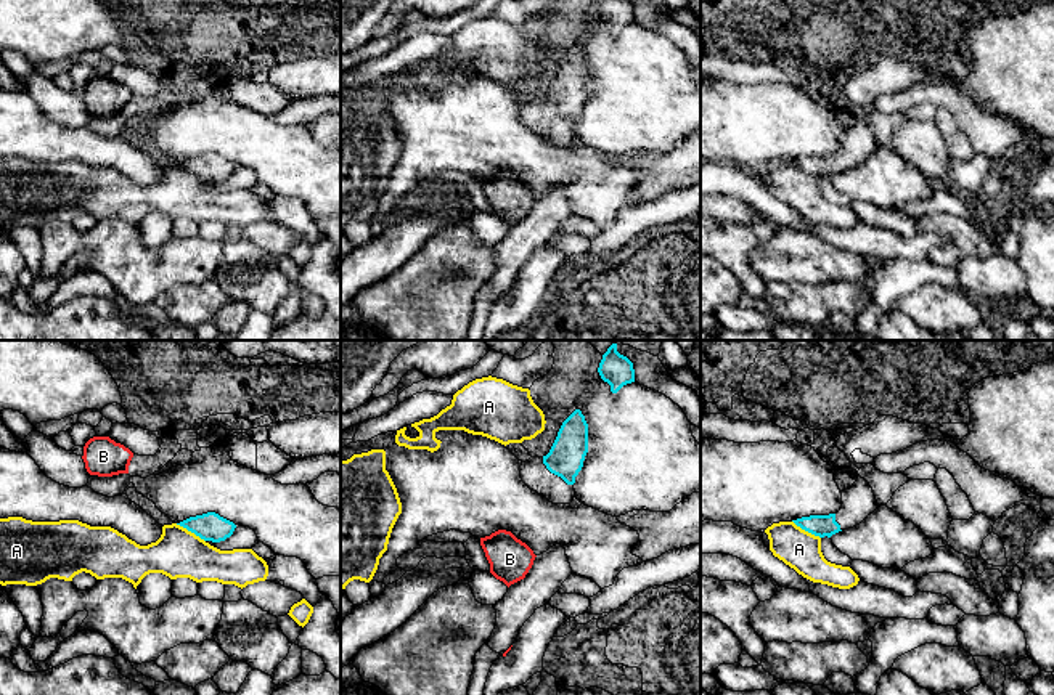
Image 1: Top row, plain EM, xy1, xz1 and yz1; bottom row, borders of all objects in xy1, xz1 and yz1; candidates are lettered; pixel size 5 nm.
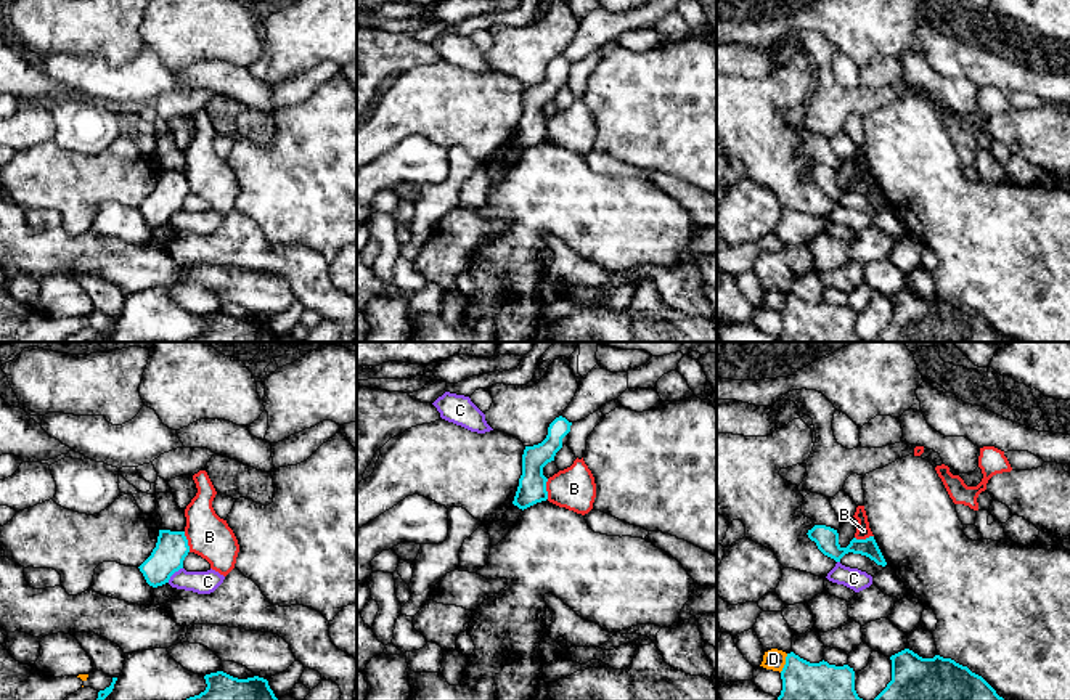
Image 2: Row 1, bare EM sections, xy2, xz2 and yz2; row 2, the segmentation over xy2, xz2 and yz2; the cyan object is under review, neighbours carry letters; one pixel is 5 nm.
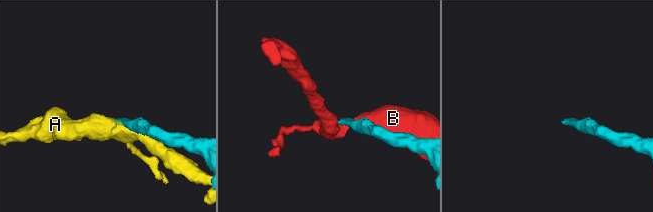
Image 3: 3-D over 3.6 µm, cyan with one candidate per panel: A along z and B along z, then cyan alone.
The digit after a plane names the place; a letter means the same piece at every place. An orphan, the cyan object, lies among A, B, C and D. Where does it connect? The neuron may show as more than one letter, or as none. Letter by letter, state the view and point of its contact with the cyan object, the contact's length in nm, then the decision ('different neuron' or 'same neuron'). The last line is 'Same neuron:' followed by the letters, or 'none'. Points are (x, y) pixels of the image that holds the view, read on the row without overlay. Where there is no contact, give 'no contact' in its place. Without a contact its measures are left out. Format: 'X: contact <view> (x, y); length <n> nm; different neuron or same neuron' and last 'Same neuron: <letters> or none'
A: contact xy1 (190, 170); length 180 nm; different neuron
B: contact xy2 (187, 182); length 110 nm; different neuron
C: contact xy2 (174, 212); length 110 nm; different neuron
D: contact yz2 (786, 304); length 100 nm; different neuron
Same neuron: none

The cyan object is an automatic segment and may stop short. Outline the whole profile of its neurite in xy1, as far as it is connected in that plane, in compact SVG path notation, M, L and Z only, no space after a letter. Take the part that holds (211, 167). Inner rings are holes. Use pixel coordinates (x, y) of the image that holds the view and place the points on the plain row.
M215 152L190 157L177 164L204 181L220 183L230 178L236 165Z

